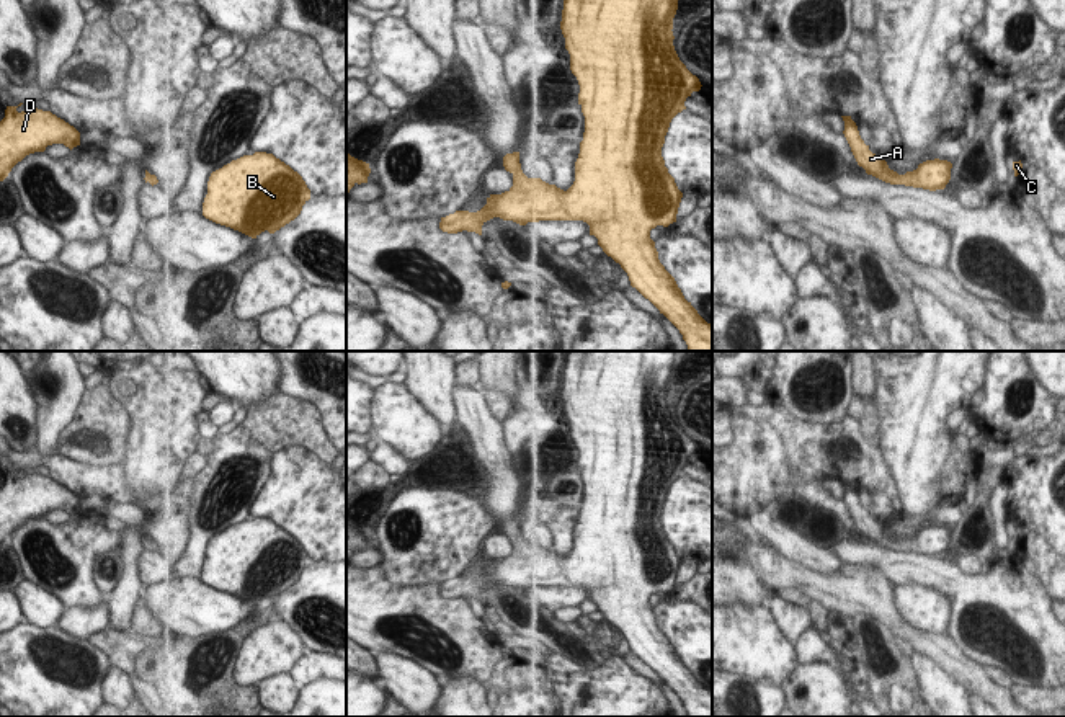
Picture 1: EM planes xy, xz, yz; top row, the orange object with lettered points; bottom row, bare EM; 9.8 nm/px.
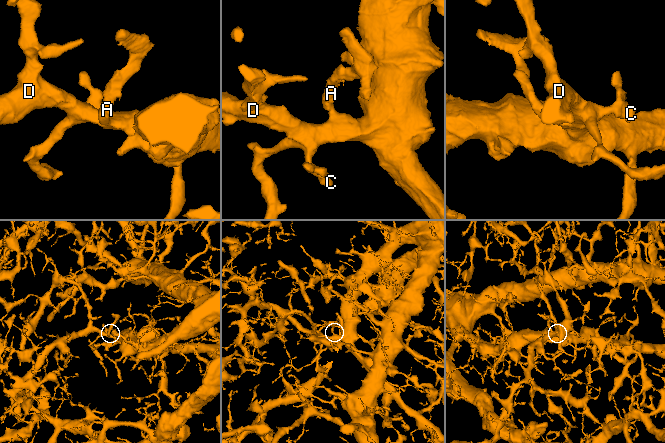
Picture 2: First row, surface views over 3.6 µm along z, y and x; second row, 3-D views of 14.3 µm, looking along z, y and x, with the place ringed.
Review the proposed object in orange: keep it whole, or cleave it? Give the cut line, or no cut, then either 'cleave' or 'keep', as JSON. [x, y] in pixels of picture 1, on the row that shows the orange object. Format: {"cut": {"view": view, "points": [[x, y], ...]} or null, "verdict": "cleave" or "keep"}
{"cut": null, "verdict": "keep"}

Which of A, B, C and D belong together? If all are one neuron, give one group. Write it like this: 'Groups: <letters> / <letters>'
Groups: A B C D

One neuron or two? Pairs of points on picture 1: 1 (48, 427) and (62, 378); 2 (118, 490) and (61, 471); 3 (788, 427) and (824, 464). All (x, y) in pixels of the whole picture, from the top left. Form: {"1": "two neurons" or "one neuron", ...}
{"1": "one neuron", "2": "one neuron", "3": "one neuron"}

